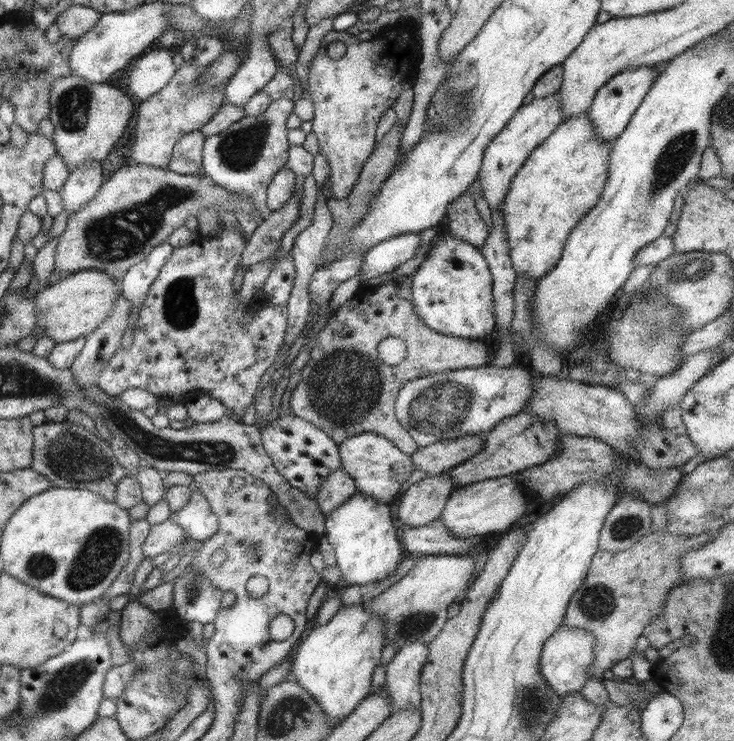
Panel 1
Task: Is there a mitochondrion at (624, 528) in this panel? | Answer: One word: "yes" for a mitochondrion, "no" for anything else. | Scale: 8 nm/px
yes

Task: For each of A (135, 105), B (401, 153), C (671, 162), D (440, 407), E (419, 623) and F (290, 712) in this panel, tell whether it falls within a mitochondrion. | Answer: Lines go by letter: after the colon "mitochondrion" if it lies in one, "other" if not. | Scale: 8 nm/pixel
A: other
B: other
C: mitochondrion
D: mitochondrion
E: mitochondrion
F: mitochondrion

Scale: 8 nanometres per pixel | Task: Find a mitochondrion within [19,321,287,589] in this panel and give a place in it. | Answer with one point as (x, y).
(70, 456)

